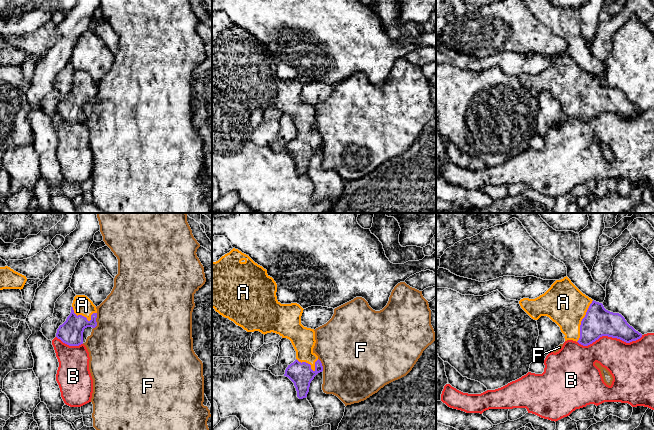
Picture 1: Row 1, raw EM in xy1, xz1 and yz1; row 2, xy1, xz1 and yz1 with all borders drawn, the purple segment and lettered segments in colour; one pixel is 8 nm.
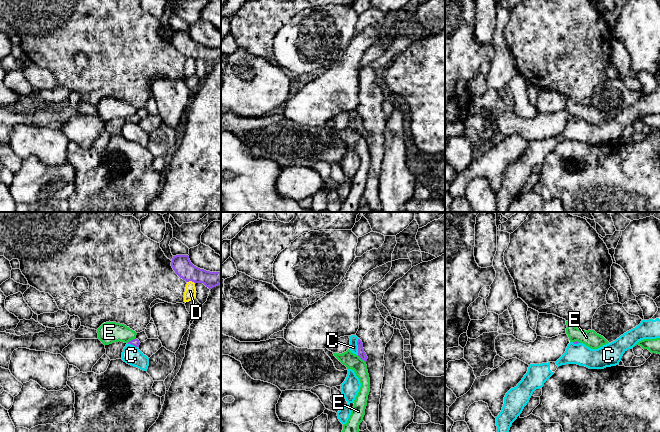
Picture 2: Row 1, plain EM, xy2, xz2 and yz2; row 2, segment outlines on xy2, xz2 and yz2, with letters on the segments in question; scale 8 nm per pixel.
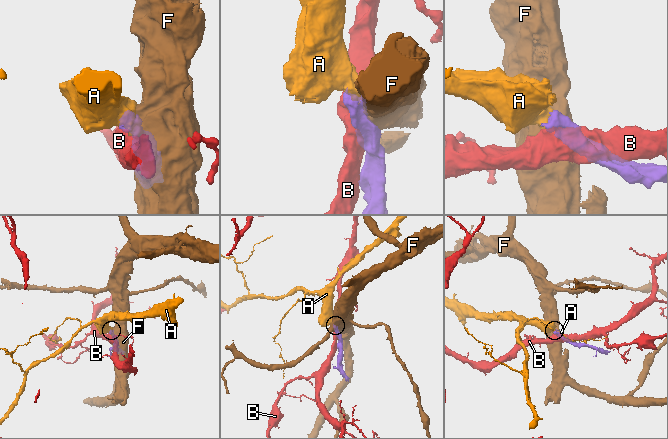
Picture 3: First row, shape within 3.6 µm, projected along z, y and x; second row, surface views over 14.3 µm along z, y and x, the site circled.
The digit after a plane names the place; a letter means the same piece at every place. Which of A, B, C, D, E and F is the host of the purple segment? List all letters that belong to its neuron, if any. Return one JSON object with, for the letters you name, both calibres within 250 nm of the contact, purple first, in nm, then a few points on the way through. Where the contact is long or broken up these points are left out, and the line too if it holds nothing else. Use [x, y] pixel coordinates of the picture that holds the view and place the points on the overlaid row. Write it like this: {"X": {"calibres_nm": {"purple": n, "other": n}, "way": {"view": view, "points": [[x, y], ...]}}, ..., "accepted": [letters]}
{"A": {"calibres_nm": {"purple": 240, "other": 320}, "way": {"view": "yz1", "points": [[598, 322], [581, 321], [563, 302]]}}, "accepted": ["A"]}

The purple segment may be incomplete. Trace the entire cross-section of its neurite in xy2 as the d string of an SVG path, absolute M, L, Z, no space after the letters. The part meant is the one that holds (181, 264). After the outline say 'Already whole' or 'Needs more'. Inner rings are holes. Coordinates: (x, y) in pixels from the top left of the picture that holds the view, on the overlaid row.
M188 255L173 256L171 266L186 282L203 283L209 289L221 284L221 272L210 272L194 266Z. Already whole

